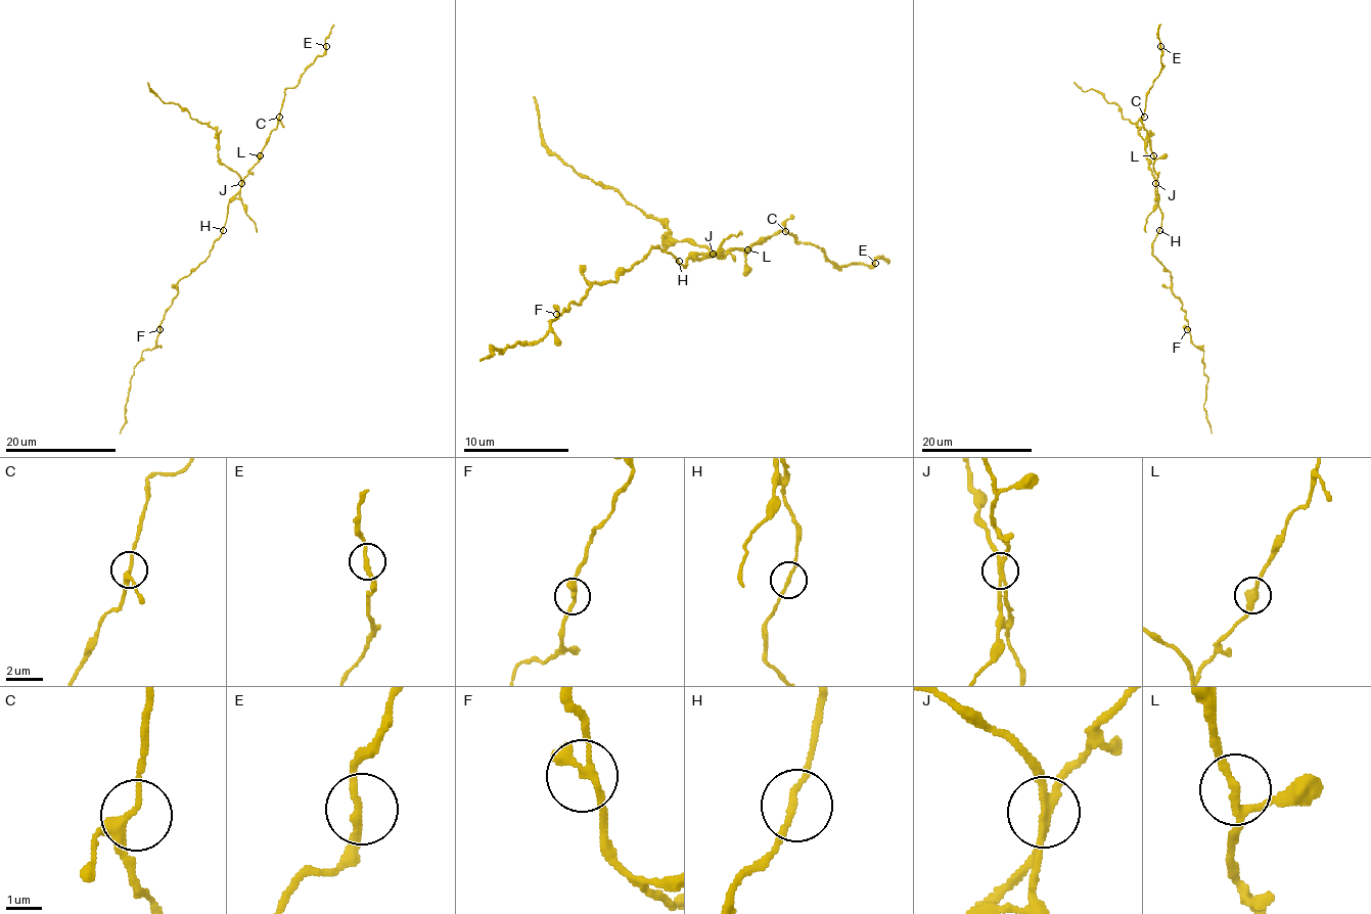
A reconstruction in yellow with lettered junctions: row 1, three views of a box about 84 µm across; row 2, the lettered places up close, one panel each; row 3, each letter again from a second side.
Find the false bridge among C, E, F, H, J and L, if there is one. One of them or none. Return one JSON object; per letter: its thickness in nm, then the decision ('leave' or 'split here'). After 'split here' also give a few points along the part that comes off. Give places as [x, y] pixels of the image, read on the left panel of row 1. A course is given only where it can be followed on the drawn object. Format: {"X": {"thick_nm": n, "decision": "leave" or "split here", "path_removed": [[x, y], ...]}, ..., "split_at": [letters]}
{"C": {"thick_nm": 220, "decision": "leave"}, "E": {"thick_nm": 200, "decision": "leave"}, "F": {"thick_nm": 190, "decision": "leave"}, "H": {"thick_nm": 150, "decision": "leave"}, "J": {"thick_nm": 180, "decision": "split here", "path_removed": [[241, 184], [240, 177], [218, 155], [215, 130], [198, 123], [178, 104], [165, 103], [149, 90], [147, 82]]}, "L": {"thick_nm": 190, "decision": "leave"}, "split_at": ["J"]}

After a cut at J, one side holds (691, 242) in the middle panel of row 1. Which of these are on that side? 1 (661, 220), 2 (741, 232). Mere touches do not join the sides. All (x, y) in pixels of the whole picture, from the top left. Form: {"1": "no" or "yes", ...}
{"1": "yes", "2": "yes"}

